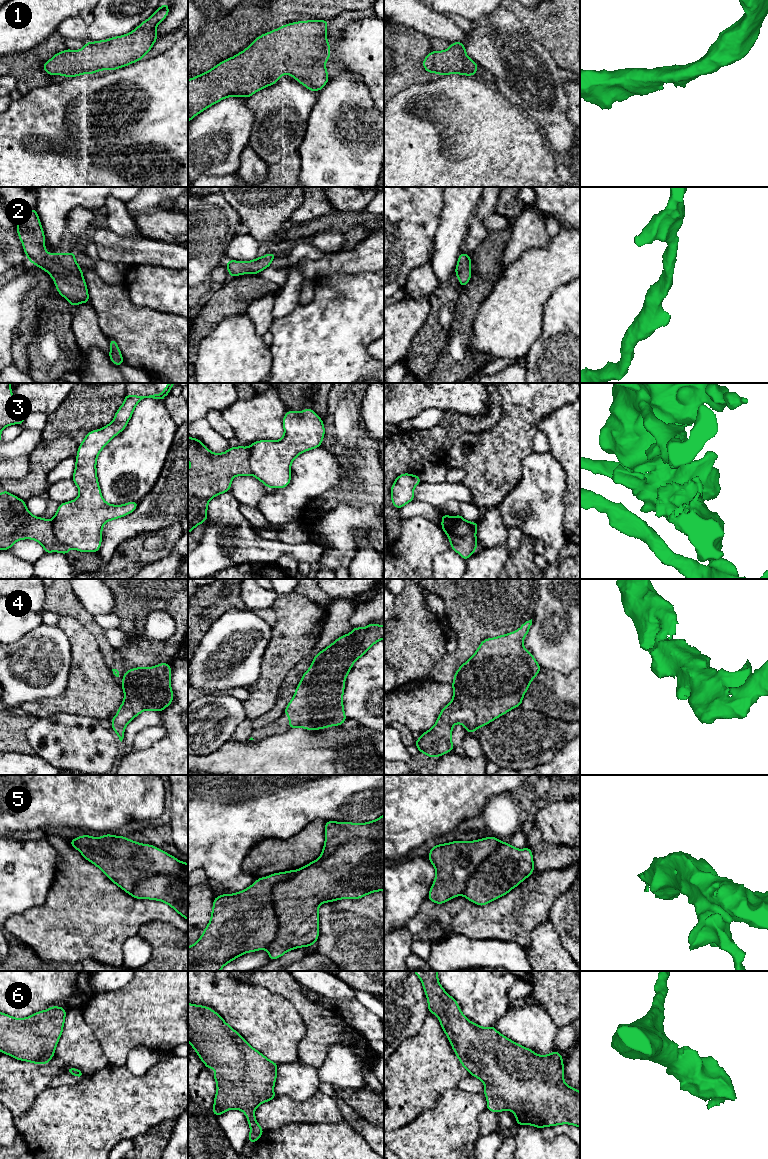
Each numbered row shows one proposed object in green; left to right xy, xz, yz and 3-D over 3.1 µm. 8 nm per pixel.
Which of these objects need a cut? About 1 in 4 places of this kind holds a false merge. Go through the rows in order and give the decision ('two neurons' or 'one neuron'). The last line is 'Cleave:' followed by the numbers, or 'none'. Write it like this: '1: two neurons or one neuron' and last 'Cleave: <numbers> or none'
1: one neuron
2: one neuron
3: two neurons
4: one neuron
5: one neuron
6: one neuron
Cleave: 3

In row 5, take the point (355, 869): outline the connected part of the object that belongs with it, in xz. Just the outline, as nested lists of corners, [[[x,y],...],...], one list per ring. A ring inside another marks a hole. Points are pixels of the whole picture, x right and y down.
[[[384,814],[367,823],[325,822],[325,843],[320,857],[298,870],[274,873],[243,891],[215,897],[210,922],[199,940],[188,947],[188,971],[220,971],[226,964],[245,953],[266,949],[270,960],[287,951],[315,945],[319,936],[318,908],[326,902],[359,899],[384,891]]]

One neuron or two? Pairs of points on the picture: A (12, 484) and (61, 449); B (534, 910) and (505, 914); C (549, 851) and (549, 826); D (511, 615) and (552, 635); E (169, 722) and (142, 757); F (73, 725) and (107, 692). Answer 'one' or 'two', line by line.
A: one
B: one
C: two
D: two
E: one
F: two

